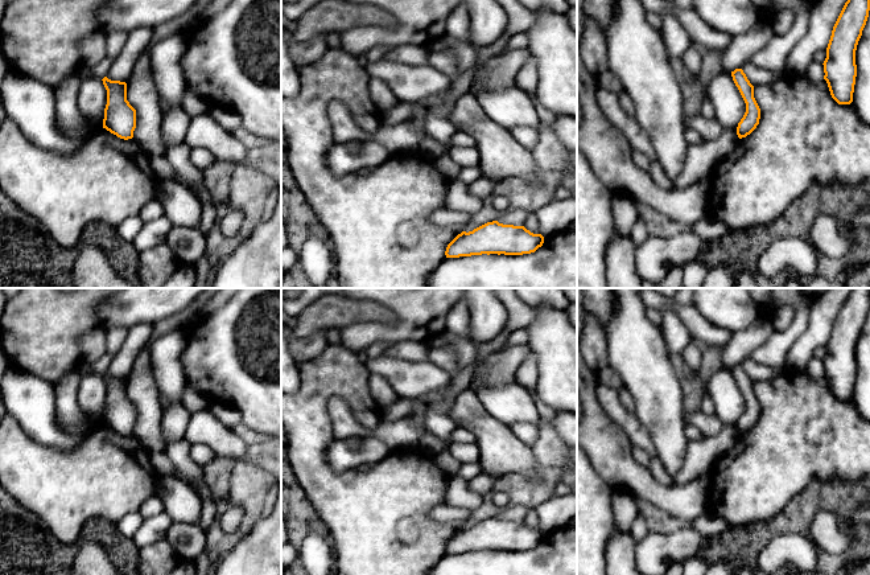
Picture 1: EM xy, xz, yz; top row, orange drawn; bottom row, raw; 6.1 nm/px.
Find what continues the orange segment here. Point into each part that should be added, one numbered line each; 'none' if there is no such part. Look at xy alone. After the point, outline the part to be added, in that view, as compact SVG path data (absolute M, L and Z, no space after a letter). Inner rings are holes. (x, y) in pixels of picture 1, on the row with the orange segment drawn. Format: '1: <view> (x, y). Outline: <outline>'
none

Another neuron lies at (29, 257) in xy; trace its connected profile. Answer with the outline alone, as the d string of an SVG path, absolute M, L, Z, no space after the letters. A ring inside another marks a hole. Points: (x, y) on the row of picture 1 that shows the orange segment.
M0 188L0 288L74 288L74 252L62 247L34 217L16 206Z

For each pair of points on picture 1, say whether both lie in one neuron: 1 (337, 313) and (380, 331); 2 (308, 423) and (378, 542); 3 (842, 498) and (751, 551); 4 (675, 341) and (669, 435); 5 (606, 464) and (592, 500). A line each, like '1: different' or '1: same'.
1: different
2: same
3: same
4: different
5: different

